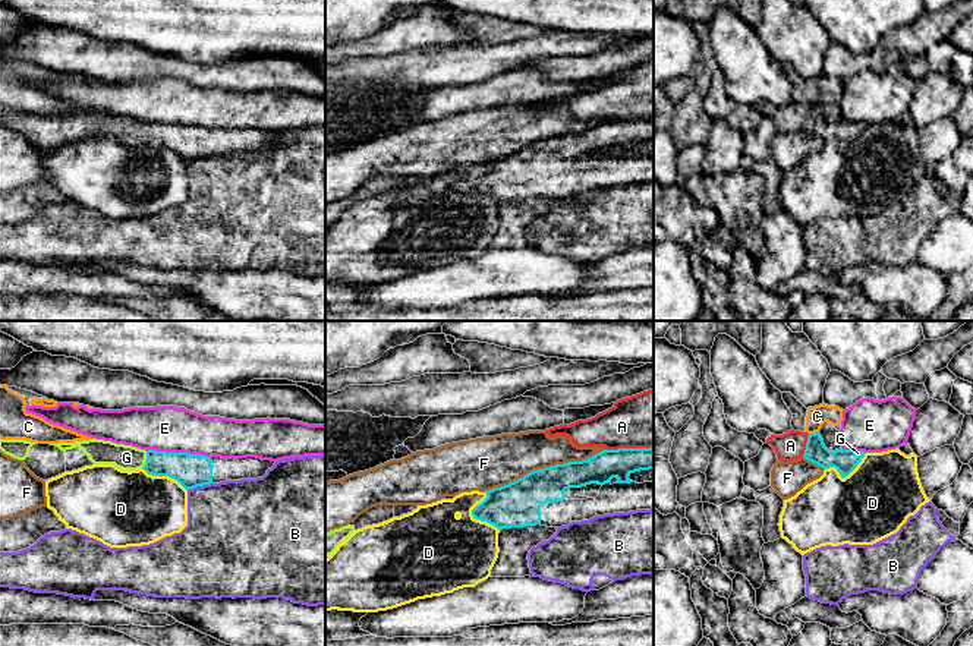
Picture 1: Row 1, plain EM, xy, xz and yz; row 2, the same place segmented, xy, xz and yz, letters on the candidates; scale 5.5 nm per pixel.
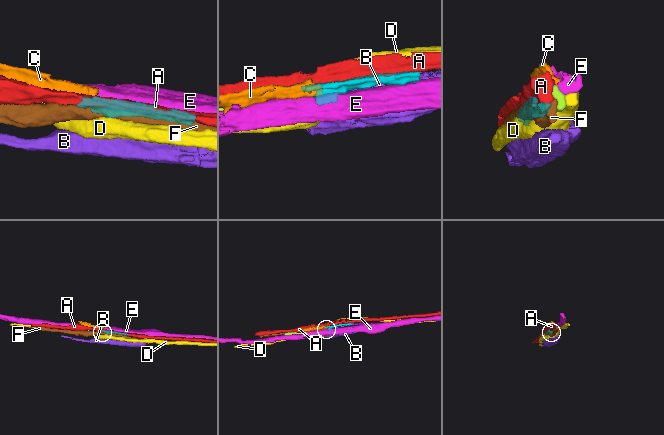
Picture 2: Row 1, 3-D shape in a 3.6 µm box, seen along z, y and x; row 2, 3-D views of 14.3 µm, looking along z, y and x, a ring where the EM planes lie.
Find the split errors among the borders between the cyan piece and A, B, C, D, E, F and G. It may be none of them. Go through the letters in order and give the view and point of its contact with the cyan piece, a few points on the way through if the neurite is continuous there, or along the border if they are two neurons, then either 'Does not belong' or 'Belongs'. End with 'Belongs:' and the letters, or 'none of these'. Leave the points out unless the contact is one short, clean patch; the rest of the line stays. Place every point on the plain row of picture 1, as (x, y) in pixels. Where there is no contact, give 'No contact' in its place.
A: Touches cyan at xz (629, 120). Does not belong
B: Touches cyan at xy (200, 157). Does not belong
C: Touches cyan at yz (815, 104). Boundary: yz (818, 103), (809, 107). Does not belong
D: Touches cyan at xz (475, 189). Does not belong
E: Touches cyan at xy (178, 125). Boundary: xy (147, 122), (188, 123), (208, 129). Does not belong
F: Touches cyan at xz (544, 139). Does not belong
G: Touches cyan at xy (147, 132). Path across: xy (191, 142), (176, 136), (147, 132), (126, 129). Belongs
Belongs: G

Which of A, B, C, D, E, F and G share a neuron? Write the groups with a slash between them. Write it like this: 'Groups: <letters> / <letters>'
Groups: A / B / C / D / E / F / G

